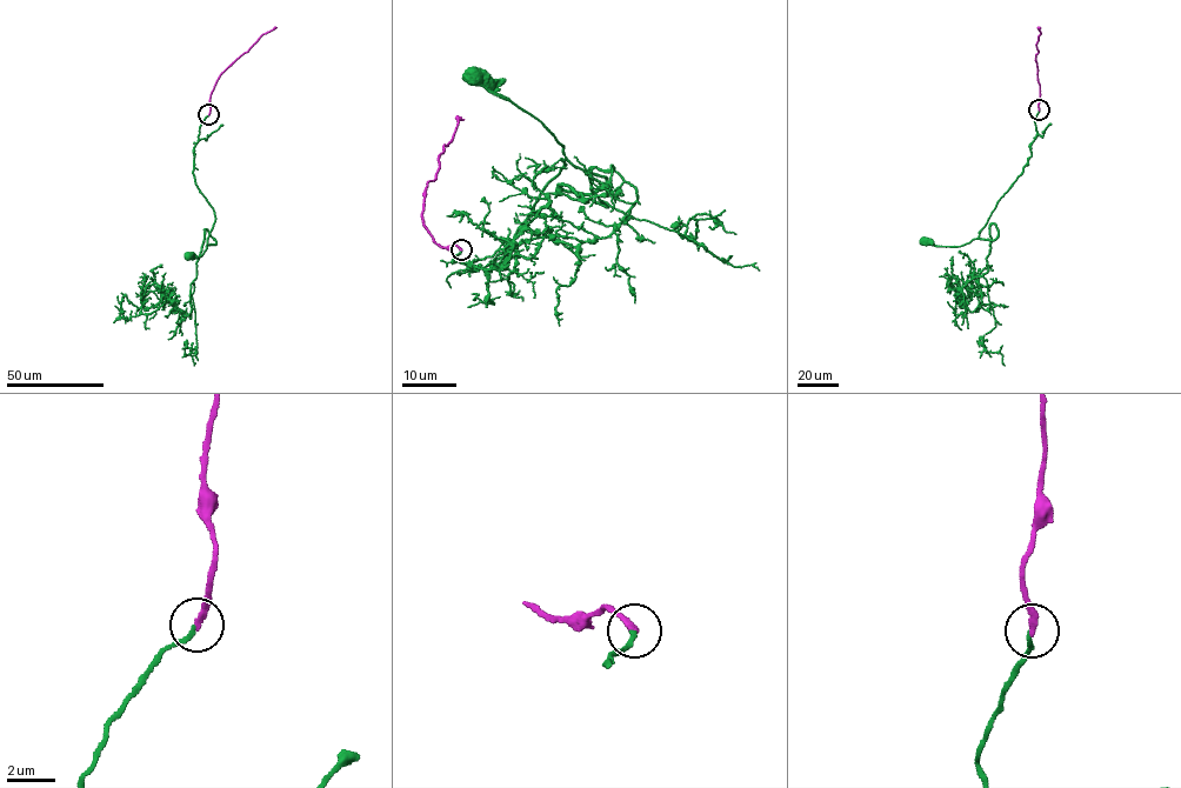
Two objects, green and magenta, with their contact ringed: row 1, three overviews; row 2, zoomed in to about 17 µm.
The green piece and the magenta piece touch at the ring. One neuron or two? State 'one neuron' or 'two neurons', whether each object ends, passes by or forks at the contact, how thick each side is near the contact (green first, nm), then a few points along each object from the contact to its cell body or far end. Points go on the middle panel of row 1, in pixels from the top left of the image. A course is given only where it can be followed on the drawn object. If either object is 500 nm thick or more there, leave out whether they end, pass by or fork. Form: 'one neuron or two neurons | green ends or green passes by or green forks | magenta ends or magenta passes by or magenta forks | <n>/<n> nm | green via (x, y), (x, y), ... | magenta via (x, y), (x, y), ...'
one neuron | green ends | magenta ends | 160/240 nm | green via (460, 251), (454, 259), (473, 271), (475, 266), (492, 272), (567, 159), (562, 146), (531, 114), (473, 74) | magenta via (460, 251), (456, 245), (434, 242), (420, 215), (439, 155), (464, 119)

